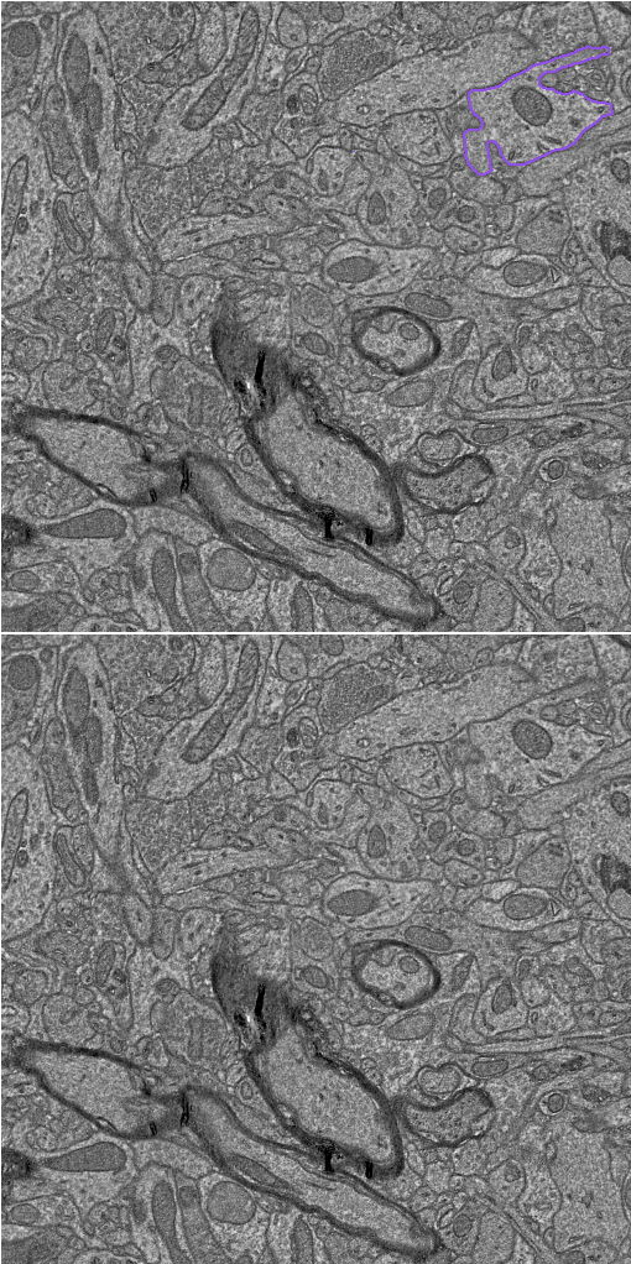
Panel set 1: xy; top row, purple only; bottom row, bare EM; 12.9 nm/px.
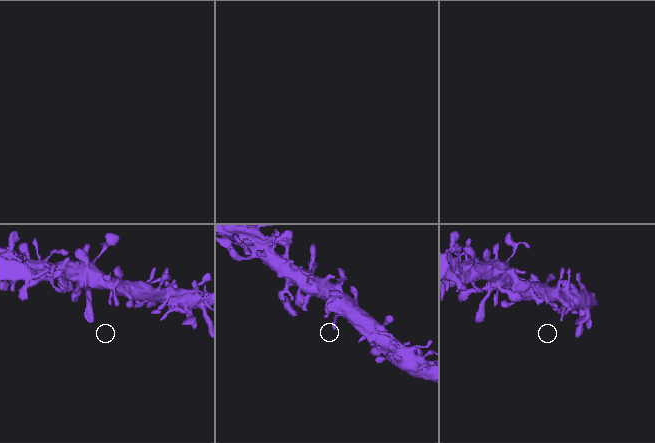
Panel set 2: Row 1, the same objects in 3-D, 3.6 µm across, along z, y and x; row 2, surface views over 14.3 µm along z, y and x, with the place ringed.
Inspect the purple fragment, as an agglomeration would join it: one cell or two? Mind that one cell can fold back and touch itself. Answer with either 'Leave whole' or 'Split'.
Leave whole

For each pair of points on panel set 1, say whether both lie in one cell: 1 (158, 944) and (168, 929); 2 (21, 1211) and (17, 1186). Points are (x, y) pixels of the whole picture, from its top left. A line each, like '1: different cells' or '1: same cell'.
1: same cell
2: different cells

